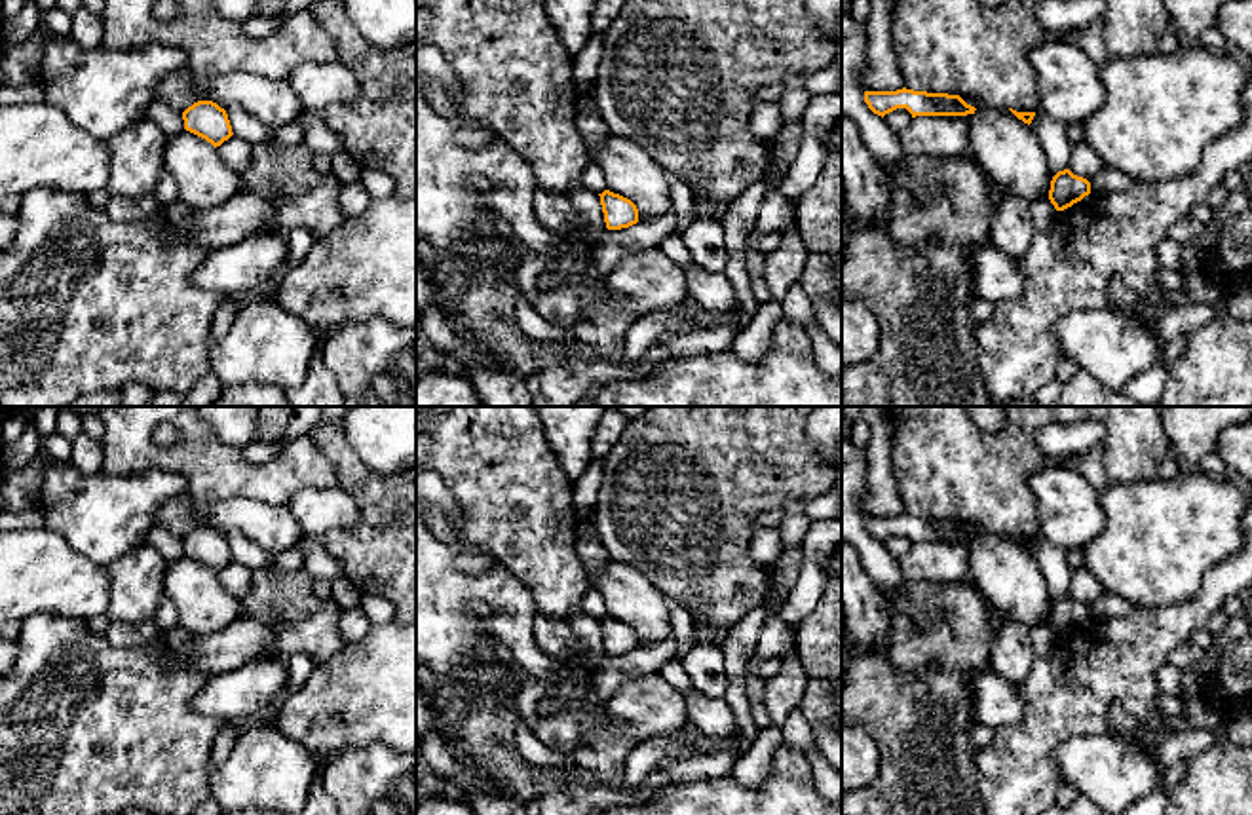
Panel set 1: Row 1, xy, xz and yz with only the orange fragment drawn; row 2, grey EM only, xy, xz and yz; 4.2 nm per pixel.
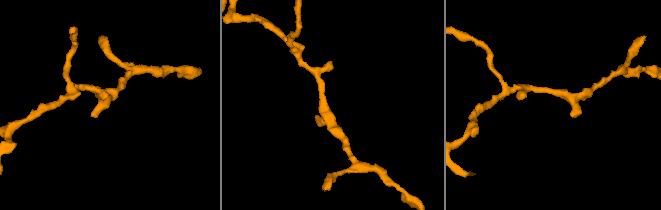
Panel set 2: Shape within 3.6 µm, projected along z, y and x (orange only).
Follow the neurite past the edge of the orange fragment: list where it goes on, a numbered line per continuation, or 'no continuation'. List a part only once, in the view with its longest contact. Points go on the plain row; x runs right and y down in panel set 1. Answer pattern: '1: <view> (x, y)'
no continuation

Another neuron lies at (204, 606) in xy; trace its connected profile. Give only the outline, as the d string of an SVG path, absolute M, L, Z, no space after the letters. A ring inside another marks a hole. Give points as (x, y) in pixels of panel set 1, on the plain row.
M182 557L165 564L163 595L179 612L179 625L207 636L241 617L241 602L230 595L205 564Z

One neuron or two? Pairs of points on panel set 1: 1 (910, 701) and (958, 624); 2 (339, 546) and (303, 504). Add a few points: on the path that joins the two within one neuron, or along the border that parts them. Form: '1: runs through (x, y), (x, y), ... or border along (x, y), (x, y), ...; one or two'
1: runs through (920, 682), (926, 663), (939, 643); one
2: border along (344, 489), (360, 519), (322, 538); two

